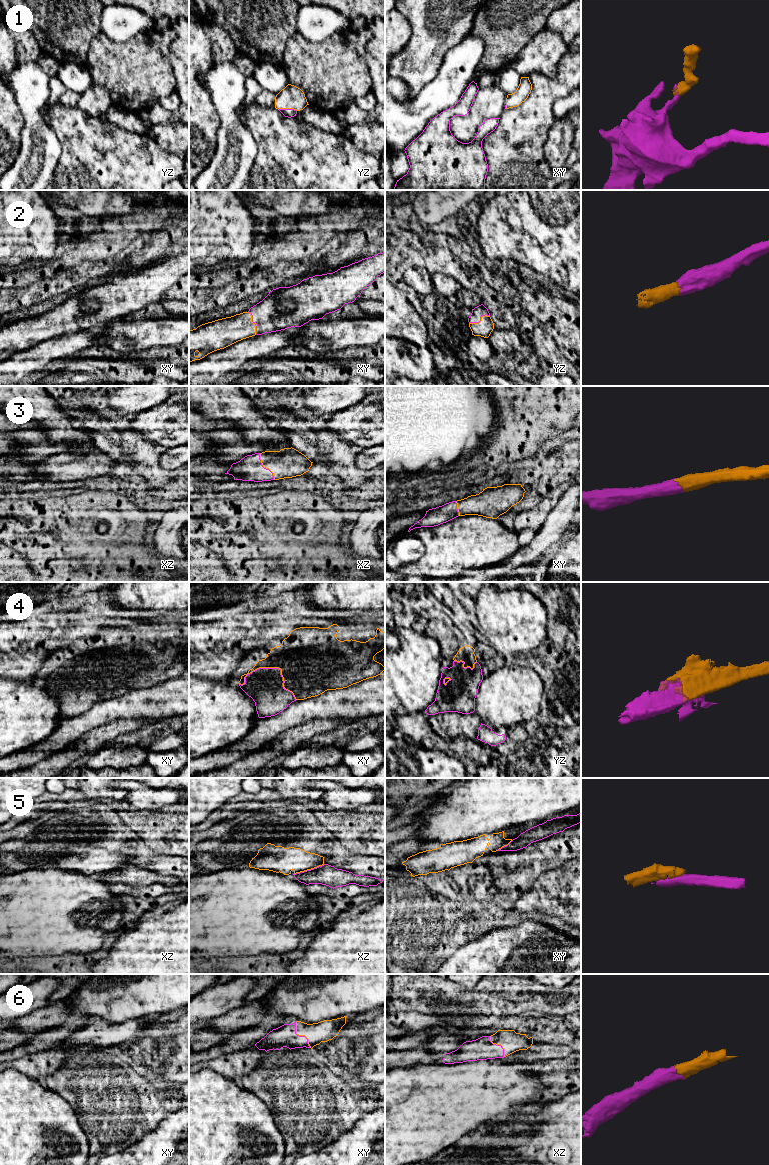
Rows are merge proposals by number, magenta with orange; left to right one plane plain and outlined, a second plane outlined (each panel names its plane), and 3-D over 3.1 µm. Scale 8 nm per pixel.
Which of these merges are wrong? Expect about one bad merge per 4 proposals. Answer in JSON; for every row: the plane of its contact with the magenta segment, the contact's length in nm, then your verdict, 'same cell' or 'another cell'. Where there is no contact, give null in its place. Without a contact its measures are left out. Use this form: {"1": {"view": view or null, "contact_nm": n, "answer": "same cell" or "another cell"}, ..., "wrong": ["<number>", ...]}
{"1": {"view": "yz", "contact_nm": 160, "answer": "same cell"}, "2": {"view": "xy", "contact_nm": 200, "answer": "same cell"}, "3": {"view": "xz", "contact_nm": 240, "answer": "same cell"}, "4": {"view": "xy", "contact_nm": 500, "answer": "same cell"}, "5": {"view": "xz", "contact_nm": 260, "answer": "another cell"}, "6": {"view": "xy", "contact_nm": 240, "answer": "same cell"}, "wrong": ["5"]}

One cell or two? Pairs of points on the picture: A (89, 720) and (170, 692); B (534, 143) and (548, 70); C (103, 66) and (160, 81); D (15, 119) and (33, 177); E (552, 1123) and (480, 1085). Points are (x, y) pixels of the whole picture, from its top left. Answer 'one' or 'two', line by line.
A: one
B: two
C: one
D: two
E: two

